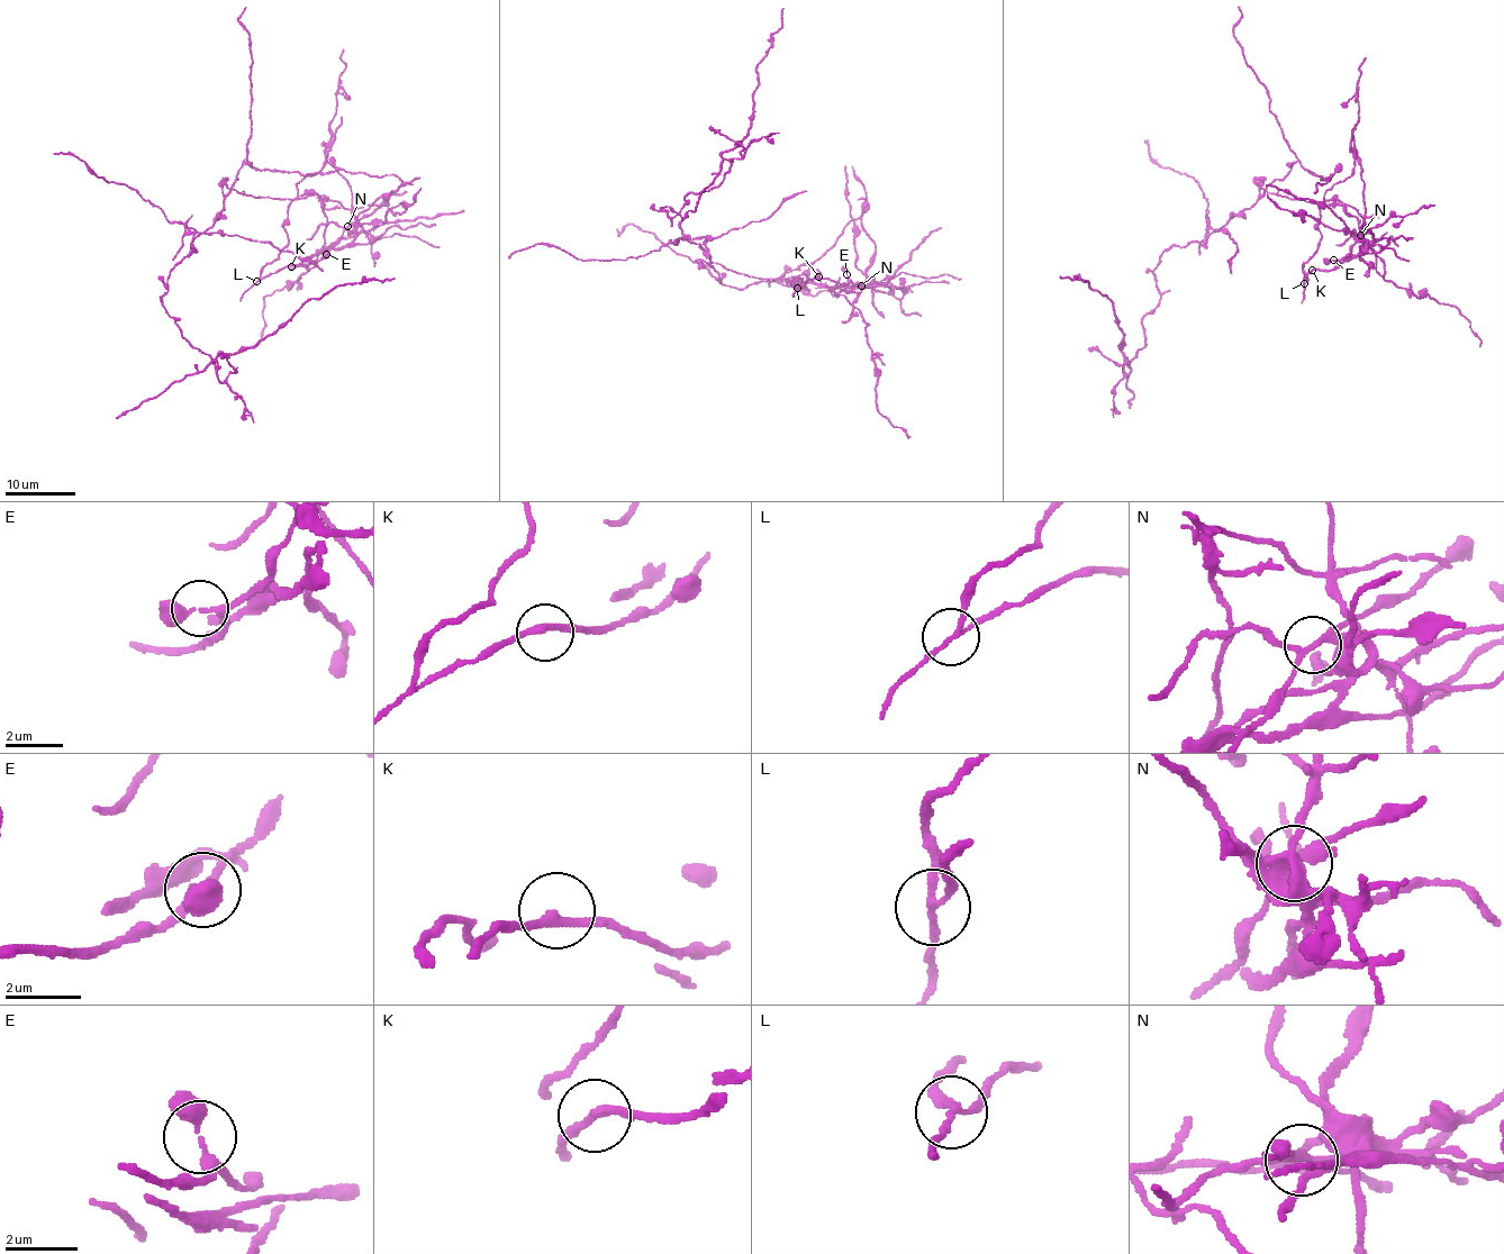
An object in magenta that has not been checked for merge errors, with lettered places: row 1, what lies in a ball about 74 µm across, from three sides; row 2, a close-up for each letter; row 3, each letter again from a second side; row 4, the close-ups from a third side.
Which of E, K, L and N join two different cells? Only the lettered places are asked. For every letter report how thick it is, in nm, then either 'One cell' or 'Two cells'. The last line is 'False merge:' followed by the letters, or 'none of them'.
E: Thickness 240 nm. One cell
K: Thickness 240 nm. One cell
L: Thickness 150 nm. Two cells
N: Thickness 190 nm. Two cells
False merge: L, N

